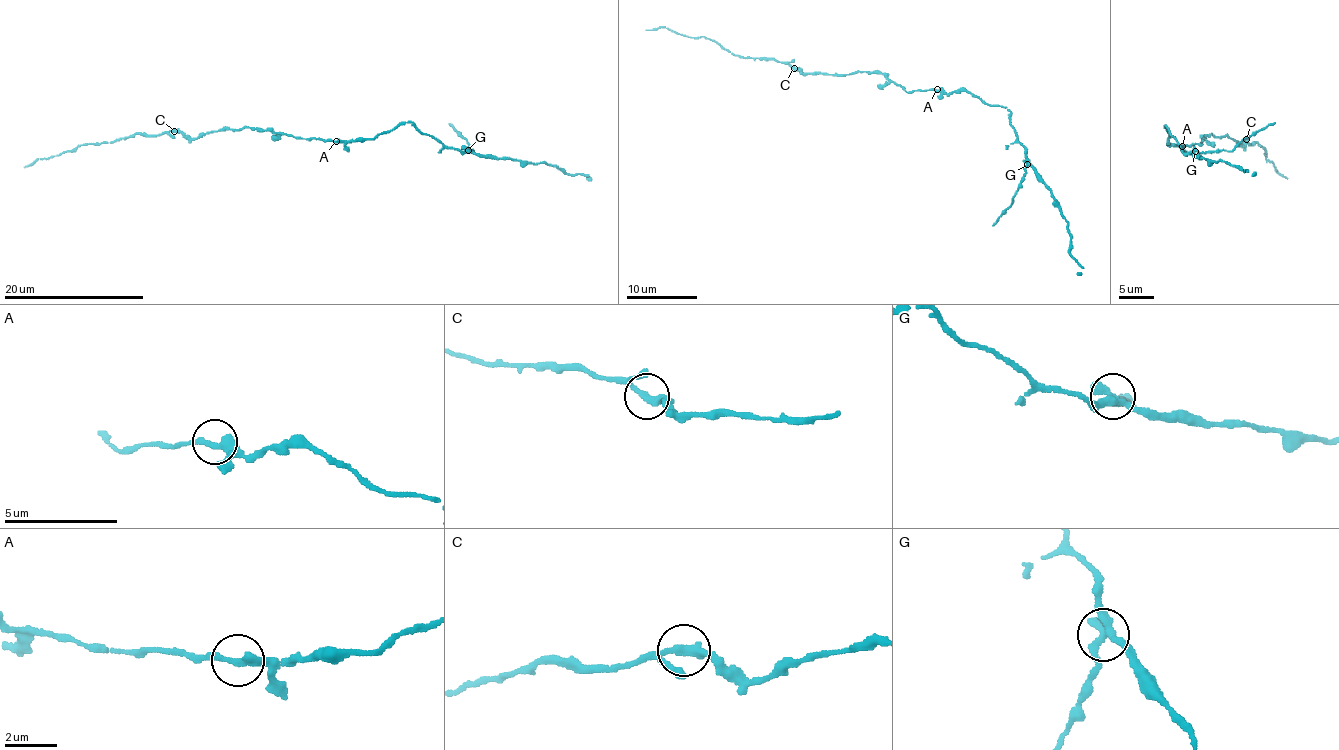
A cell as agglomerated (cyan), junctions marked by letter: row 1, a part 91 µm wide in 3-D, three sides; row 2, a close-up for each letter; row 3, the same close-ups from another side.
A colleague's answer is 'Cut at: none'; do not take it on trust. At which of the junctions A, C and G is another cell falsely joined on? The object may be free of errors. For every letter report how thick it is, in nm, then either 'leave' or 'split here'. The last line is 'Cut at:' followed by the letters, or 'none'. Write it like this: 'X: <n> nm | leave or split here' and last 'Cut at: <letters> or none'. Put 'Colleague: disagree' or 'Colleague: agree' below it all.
A: 320 nm | leave
C: 220 nm | leave
G: 280 nm | split here
Cut at: G
Colleague: disagree

